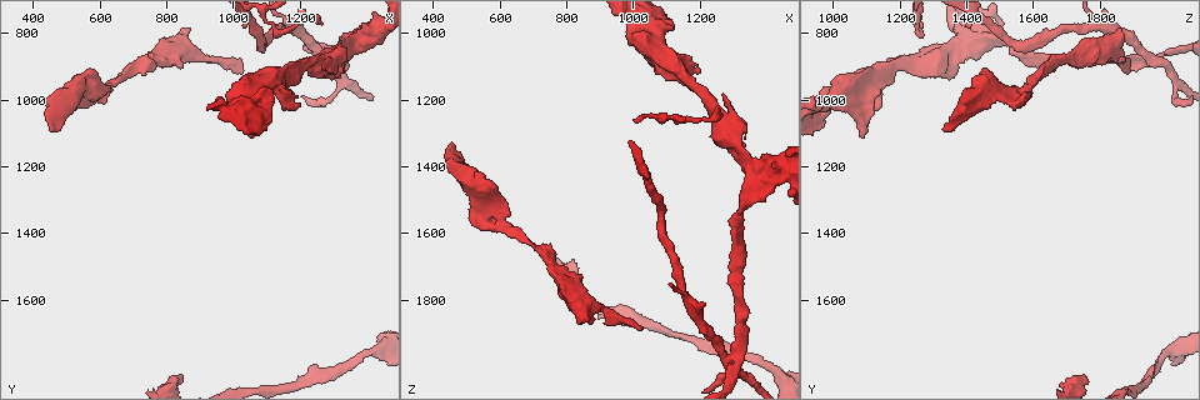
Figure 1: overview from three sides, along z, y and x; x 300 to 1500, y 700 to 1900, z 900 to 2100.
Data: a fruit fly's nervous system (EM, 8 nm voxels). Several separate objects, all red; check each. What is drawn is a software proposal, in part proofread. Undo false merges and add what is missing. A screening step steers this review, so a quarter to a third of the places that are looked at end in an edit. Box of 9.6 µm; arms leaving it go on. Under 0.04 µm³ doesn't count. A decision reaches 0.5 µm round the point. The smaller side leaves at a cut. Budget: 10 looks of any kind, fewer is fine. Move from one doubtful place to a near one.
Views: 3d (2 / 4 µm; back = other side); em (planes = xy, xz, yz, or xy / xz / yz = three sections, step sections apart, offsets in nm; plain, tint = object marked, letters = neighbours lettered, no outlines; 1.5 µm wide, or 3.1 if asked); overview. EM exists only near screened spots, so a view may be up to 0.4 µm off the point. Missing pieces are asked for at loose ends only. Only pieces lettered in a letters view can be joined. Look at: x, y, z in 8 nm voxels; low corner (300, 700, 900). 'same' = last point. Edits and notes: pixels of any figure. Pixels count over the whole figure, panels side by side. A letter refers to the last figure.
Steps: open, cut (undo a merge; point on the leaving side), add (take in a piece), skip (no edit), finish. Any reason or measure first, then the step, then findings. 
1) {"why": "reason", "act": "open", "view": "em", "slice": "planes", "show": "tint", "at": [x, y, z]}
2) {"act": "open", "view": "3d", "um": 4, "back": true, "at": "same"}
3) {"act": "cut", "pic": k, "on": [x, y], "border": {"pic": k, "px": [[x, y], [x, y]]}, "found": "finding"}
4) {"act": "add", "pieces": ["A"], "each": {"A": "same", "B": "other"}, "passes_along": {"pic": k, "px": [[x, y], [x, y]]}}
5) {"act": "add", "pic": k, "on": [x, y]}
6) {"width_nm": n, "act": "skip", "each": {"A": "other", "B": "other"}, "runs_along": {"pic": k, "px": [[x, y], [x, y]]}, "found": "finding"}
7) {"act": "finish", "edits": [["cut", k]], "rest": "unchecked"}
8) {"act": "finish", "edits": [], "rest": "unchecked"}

{"why": "calibre changes", "act": "open", "view": "em", "slice": "planes", "show": "letters", "at": [760, 880, 1690]}

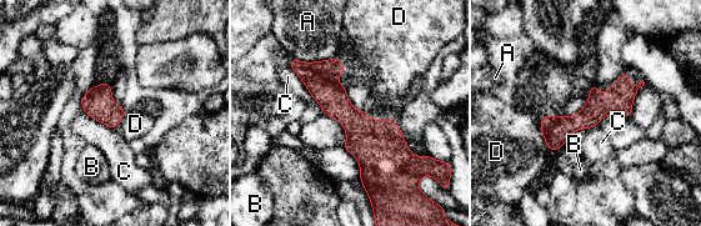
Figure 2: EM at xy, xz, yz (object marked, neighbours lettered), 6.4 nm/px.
{"longest_contact_nm": ["C", 400], "act": "skip", "each": {"A": "other", "B": "other", "C": "other", "D": "other"}, "found": "all the same cell"}

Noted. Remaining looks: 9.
{"why": "free end", "act": "open", "view": "3d", "um": 2, "at": [520, 980, 1580]}

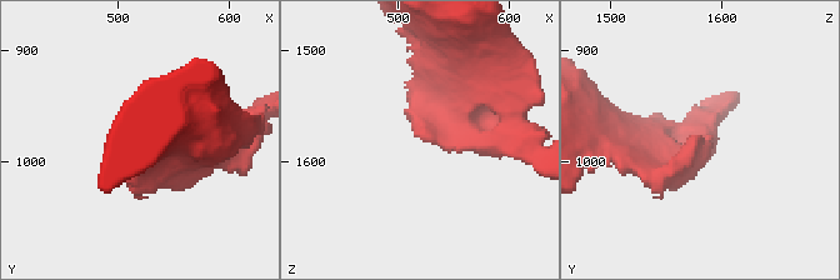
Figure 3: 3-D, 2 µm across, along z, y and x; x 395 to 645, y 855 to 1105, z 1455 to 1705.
{"why": "now the EM", "act": "open", "view": "em", "slice": "planes", "show": "letters", "at": [514, 986, 1574]}

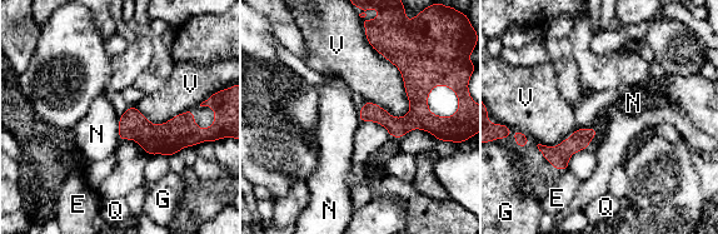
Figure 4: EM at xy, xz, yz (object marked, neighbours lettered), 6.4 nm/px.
{"act": "skip", "each": {"E": "other", "G": "other", "N": "other", "Q": "other", "V": "other"}, "border": {"pic": 4, "px": [[594, 127], [596, 135], [589, 139]]}, "found": "no lettered piece goes on from it"}

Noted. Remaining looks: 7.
{"why": "an open end", "act": "open", "view": "3d", "um": 2, "at": [1270, 910, 1180]}

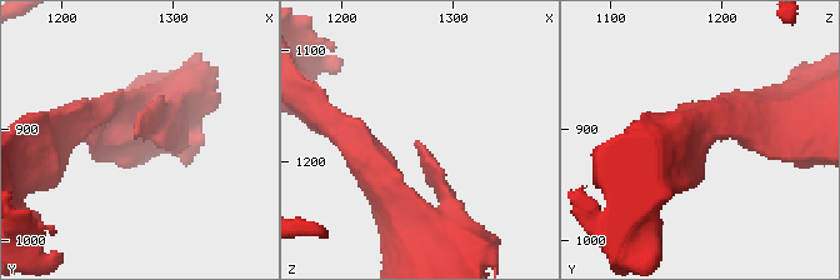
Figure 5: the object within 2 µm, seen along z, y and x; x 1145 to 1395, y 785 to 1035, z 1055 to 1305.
{"why": "shape alone is not enough", "act": "open", "view": "em", "slice": "planes", "show": "letters", "at": [1266, 906, 1186]}

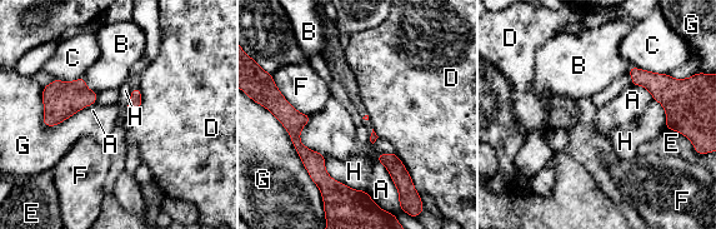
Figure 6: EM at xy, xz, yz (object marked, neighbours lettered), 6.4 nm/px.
{"act": "skip", "each": {"A": "other", "B": "other", "C": "other", "D": "other", "E": "other", "F": "other", "G": "other", "H": "other"}, "border": {"pic": 6, "px": [[394, 153], [402, 163], [416, 189]]}, "found": "no lettered piece goes on from it"}

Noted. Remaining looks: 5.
{"act": "open", "view": "3d", "um": 4, "at": [1290, 890, 1980]}

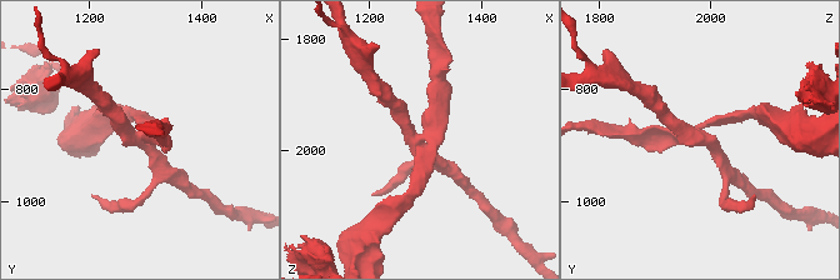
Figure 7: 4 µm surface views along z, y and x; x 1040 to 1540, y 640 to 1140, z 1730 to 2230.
{"arms": 4, "why": "now the EM", "act": "open", "view": "em", "slice": "planes", "show": "letters", "at": [1285, 880, 1970]}

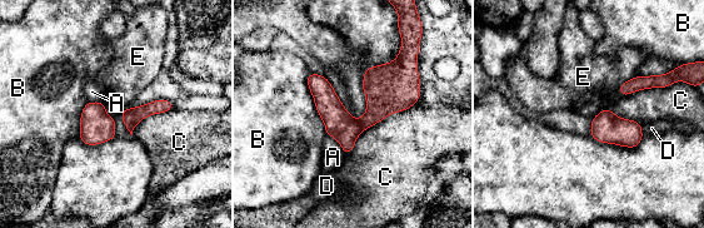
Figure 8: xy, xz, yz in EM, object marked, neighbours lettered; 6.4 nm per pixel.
{"act": "cut", "pic": 8, "on": [339, 123], "each": {"A": "other", "B": "other", "C": "other", "D": "other", "E": "other"}, "border": {"pic": 8, "px": [[357, 120], [362, 130]]}, "found": "a second cell is stuck on"}

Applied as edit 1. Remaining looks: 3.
{"act": "finish", "edits": [["cut", 8]], "rest": "unchecked"}

